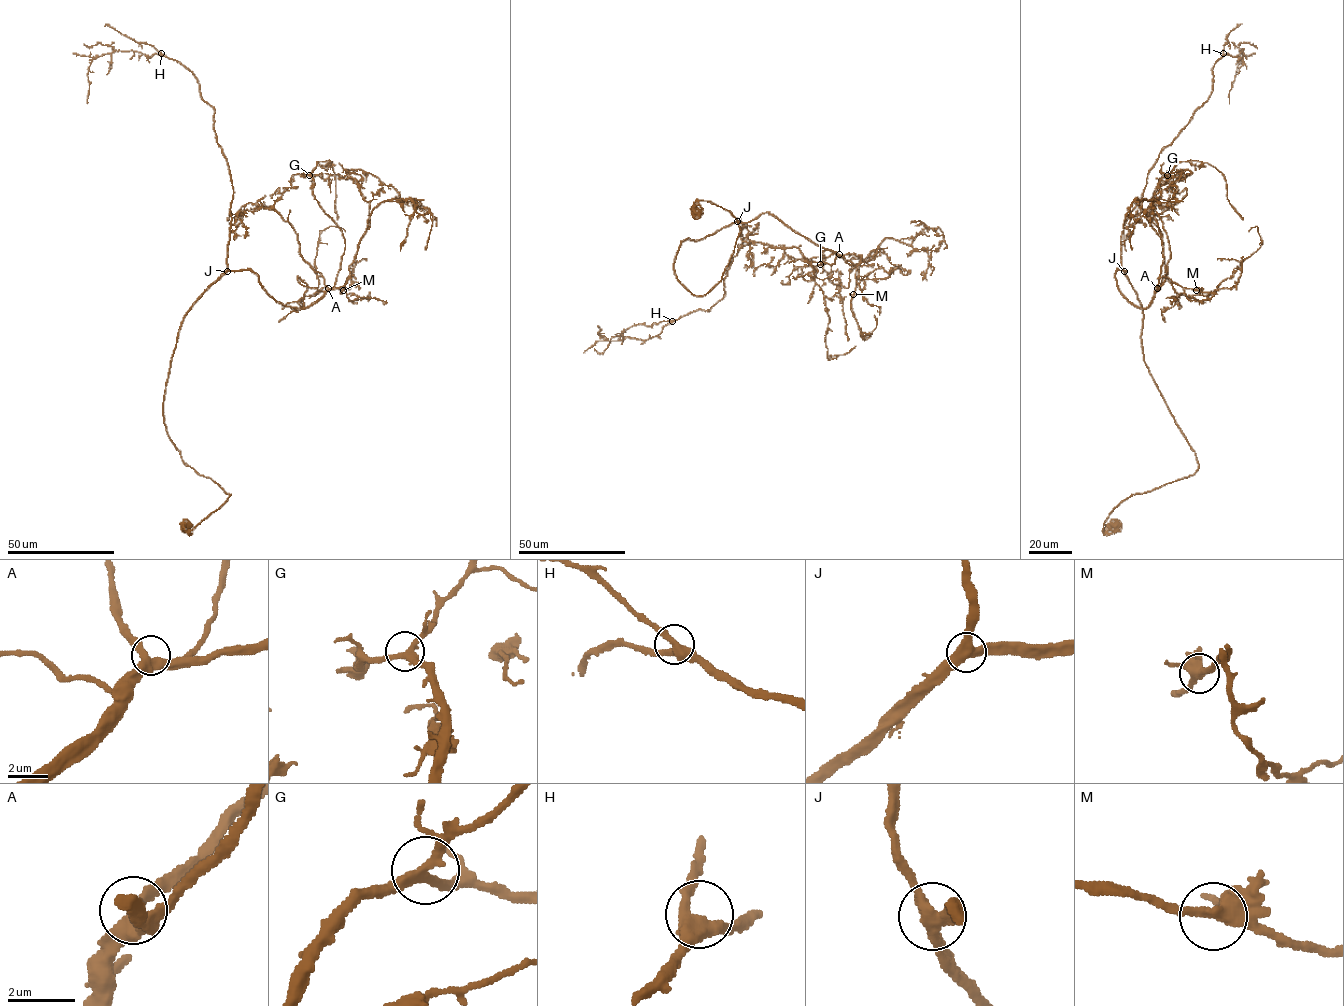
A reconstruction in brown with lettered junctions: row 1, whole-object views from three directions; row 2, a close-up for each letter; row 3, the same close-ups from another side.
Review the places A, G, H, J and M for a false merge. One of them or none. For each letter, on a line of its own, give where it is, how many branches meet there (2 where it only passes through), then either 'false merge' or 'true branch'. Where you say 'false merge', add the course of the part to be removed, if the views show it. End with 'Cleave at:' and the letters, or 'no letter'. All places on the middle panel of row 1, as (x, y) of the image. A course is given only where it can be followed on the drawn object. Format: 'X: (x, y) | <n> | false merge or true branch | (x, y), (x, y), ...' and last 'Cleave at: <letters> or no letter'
A: (839, 254) | 3 | true branch
G: (820, 264) | 3 | true branch
H: (672, 321) | 3 | true branch
J: (737, 221) | 3 | true branch
M: (853, 294) | 3 | true branch
Cleave at: no letter

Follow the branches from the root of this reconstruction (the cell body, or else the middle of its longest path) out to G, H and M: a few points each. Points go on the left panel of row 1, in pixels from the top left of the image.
G: (185, 524), (230, 494), (166, 430), (181, 323), (229, 270), (292, 307), (334, 286), (345, 242), (309, 175)
H: (185, 524), (230, 494), (183, 461), (163, 401), (183, 317), (226, 269), (233, 188), (214, 109), (161, 53)
M: (185, 524), (230, 494), (183, 461), (164, 423), (186, 312), (229, 270), (289, 306), (350, 276), (343, 290)

